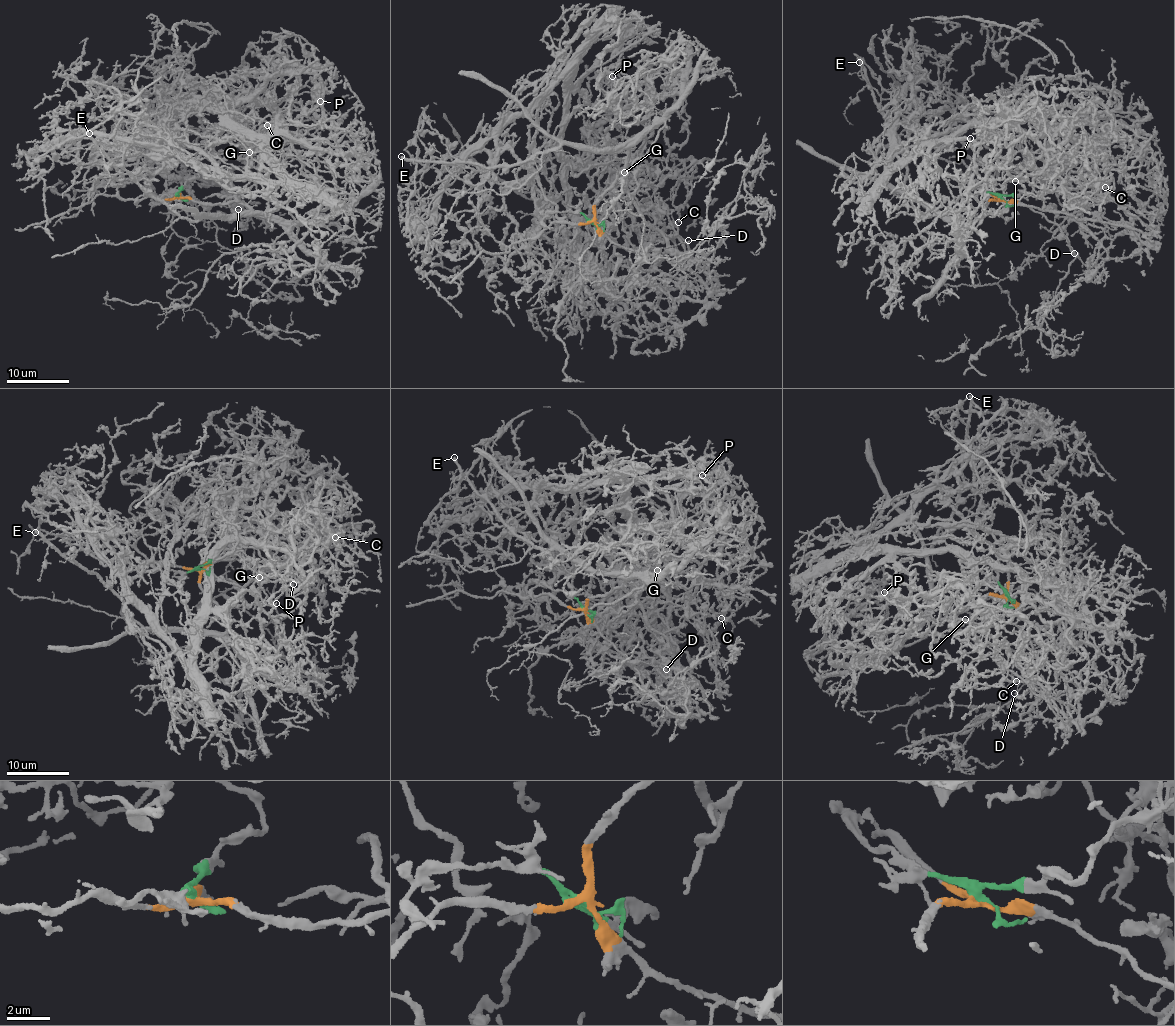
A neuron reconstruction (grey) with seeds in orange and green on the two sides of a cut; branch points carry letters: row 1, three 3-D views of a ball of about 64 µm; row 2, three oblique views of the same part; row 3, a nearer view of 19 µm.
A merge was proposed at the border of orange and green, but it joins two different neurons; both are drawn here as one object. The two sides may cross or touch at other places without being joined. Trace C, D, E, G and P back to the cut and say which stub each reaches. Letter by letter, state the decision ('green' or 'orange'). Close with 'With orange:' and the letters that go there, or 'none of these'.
C: green
D: orange
E: orange
G: green
P: green
With orange: D, E

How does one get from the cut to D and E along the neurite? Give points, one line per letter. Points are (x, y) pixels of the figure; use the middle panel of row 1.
D: (594, 221), (623, 247), (646, 254), (688, 240)
E: (594, 221), (594, 202), (622, 170), (623, 147), (590, 152), (564, 144), (524, 162), (486, 167), (401, 155)

